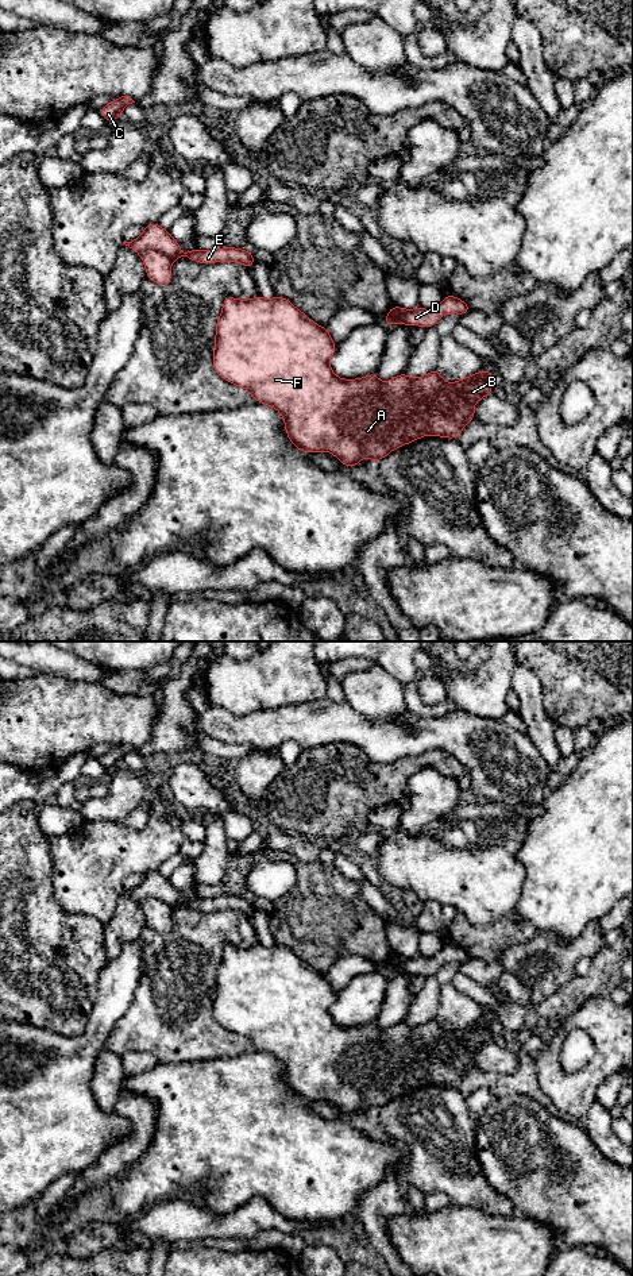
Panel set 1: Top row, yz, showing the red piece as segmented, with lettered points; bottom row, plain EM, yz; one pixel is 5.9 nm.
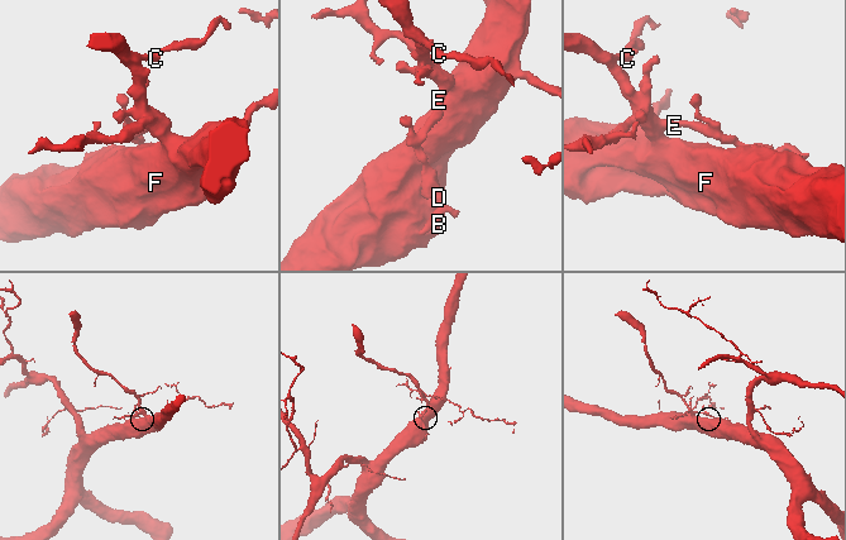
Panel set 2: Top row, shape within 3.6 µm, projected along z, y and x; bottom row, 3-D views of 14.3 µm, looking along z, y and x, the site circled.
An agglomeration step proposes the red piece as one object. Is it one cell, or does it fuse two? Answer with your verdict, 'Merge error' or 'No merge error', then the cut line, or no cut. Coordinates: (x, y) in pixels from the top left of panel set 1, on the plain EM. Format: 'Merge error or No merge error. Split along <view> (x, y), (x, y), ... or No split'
No merge error. No split

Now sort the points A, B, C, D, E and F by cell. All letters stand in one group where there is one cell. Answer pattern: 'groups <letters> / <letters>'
groups A B C D E F

